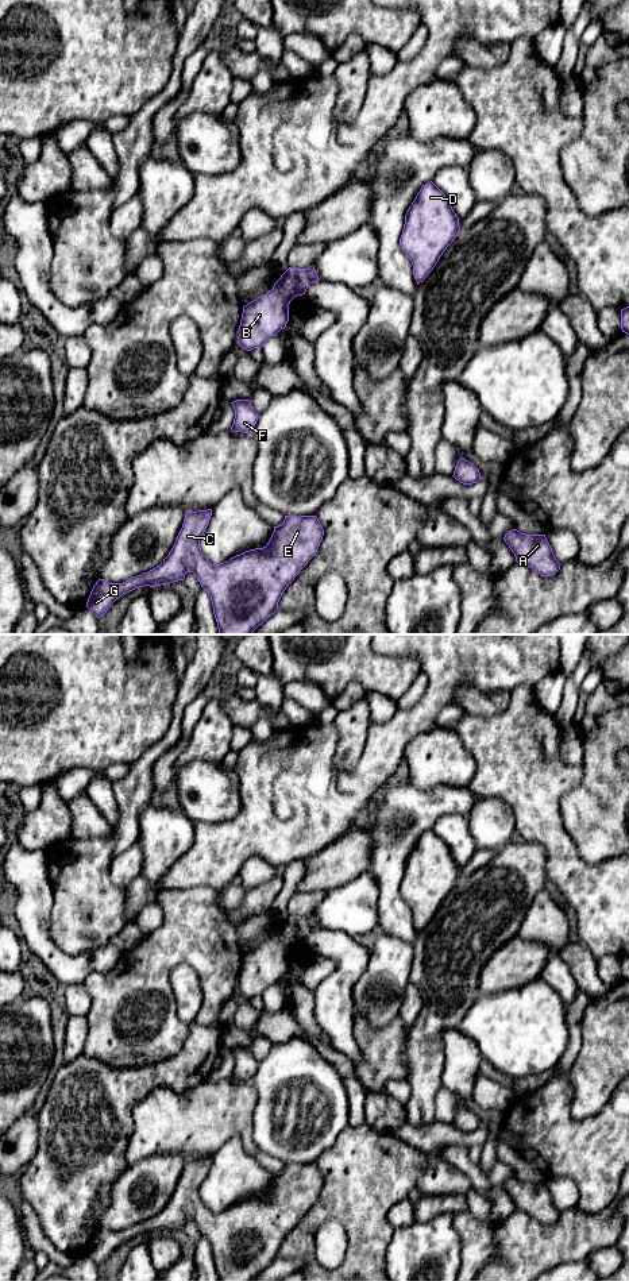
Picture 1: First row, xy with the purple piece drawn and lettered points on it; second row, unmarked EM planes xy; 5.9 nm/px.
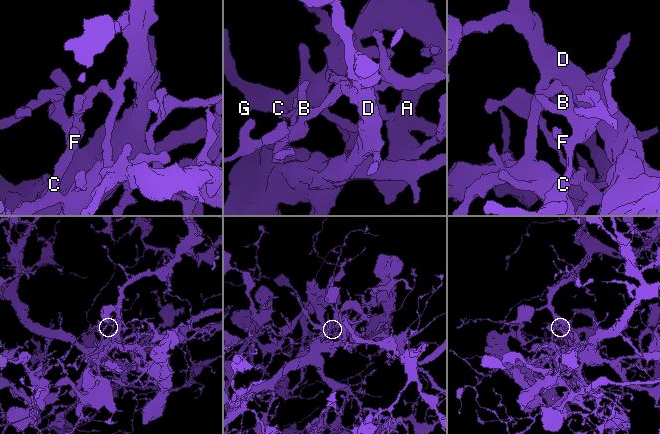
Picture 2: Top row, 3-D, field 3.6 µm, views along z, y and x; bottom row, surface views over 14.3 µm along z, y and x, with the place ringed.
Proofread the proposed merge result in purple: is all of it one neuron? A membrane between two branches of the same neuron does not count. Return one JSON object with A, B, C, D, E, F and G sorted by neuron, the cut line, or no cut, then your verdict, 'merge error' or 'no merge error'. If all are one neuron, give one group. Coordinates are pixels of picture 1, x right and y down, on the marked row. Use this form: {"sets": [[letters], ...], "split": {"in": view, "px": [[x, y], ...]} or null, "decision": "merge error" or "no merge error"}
{"sets": [["A", "B", "C", "E", "F", "G"], ["D"]], "split": {"in": "xy", "px": [[305, 269], [311, 282]]}, "decision": "merge error"}

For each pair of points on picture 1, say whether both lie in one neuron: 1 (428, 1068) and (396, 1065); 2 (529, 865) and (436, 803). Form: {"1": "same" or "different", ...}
{"1": "different", "2": "different"}

